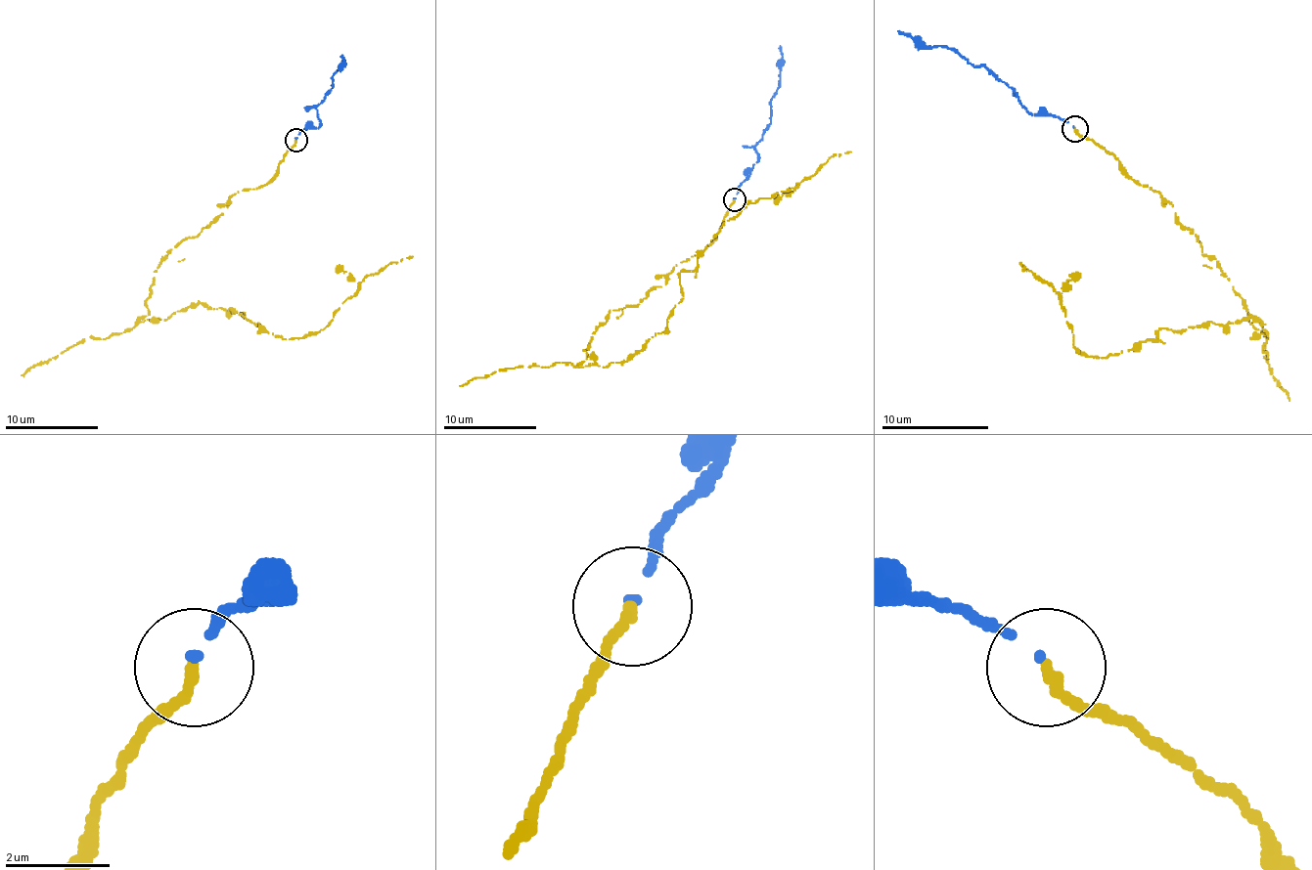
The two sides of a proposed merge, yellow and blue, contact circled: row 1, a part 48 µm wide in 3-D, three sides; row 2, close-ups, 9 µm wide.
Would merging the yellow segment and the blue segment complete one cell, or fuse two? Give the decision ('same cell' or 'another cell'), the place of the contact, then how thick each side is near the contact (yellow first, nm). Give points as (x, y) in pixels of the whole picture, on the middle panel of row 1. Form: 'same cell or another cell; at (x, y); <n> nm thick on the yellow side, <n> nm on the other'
another cell; at (734, 199); 240 nm thick on the yellow side, 130 nm on the other

